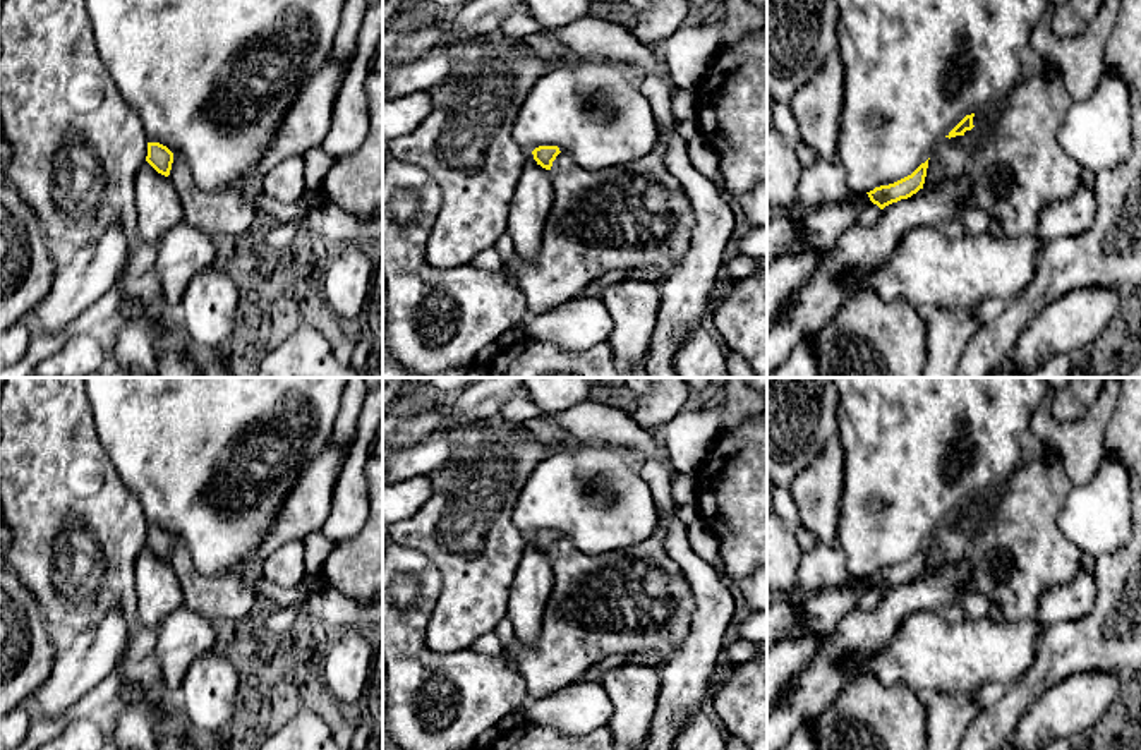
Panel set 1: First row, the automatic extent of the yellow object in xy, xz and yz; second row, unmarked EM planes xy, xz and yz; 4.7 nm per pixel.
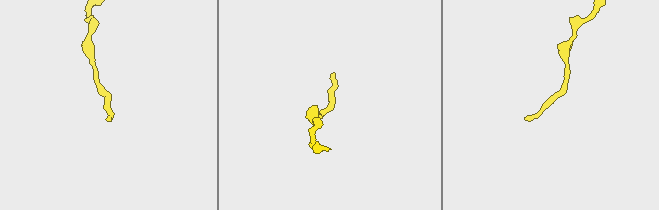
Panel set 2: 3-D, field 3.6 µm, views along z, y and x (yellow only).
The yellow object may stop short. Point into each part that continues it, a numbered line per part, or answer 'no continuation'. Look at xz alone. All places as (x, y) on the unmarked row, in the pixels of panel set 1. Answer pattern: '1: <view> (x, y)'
no continuation

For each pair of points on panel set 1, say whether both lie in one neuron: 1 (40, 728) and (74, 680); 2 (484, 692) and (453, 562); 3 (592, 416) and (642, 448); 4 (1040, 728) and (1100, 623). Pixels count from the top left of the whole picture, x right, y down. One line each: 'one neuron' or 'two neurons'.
1: two neurons
2: two neurons
3: one neuron
4: two neurons

